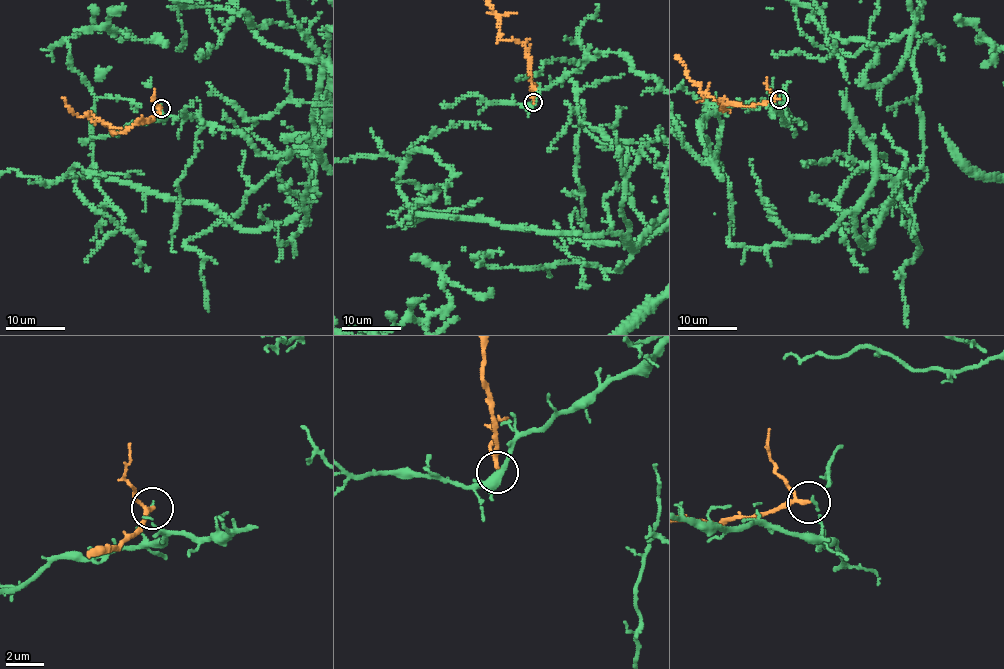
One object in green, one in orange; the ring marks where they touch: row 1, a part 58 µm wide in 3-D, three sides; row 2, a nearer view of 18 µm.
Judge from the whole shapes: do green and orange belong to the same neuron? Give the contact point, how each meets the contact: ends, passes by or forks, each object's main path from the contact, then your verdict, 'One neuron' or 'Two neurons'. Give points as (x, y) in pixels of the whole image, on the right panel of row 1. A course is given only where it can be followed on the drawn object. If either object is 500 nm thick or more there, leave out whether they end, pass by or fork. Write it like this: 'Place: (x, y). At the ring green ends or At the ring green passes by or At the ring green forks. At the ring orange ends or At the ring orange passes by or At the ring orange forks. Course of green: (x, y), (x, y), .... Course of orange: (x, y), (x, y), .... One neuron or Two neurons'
Place: (779, 99). At the ring green ends. At the ring orange passes by. Course of orange: (779, 99), (750, 105), (728, 104), (723, 108), (725, 111), (718, 101), (702, 93), (693, 83), (677, 56). Two neurons

